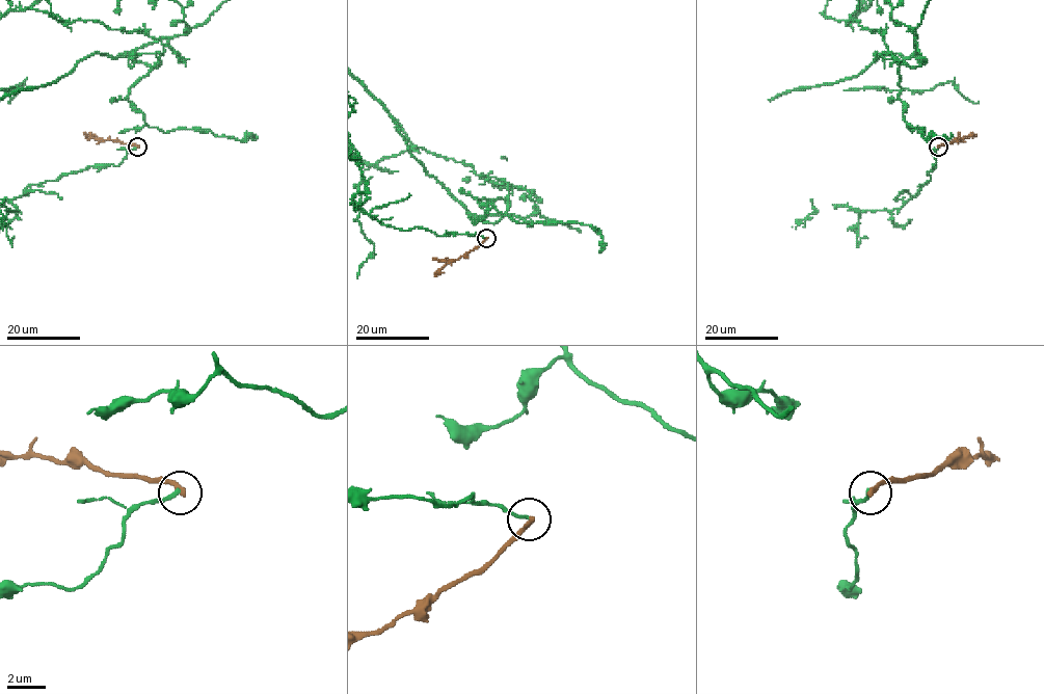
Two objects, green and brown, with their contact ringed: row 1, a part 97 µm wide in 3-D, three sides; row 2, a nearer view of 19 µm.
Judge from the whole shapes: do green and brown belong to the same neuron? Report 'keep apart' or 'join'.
keep apart

